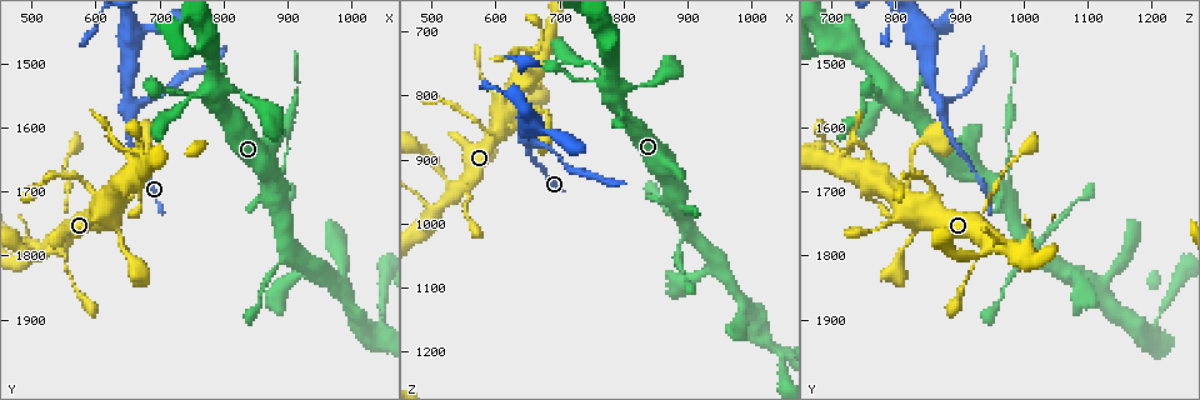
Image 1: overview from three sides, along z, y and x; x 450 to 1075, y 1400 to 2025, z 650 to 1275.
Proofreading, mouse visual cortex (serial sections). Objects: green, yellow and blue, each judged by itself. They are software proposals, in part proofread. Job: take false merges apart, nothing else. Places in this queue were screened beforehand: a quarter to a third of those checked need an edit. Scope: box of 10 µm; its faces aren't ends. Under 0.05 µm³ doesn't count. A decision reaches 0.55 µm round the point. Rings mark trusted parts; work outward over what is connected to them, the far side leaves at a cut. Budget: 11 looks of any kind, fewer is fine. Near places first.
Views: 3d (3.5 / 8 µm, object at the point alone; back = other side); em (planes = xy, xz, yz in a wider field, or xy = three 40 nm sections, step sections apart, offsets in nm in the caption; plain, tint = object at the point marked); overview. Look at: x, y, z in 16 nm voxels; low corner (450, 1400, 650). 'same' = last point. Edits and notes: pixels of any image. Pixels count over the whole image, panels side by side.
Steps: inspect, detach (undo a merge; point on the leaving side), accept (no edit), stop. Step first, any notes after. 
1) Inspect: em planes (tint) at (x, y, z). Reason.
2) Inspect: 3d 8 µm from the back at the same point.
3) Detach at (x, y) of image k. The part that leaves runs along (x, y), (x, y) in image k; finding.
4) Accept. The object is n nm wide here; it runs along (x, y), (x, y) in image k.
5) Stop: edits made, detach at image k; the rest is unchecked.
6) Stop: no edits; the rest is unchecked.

Inspect: 3d 8 µm at (785, 1535, 785). Four or more arms meet.

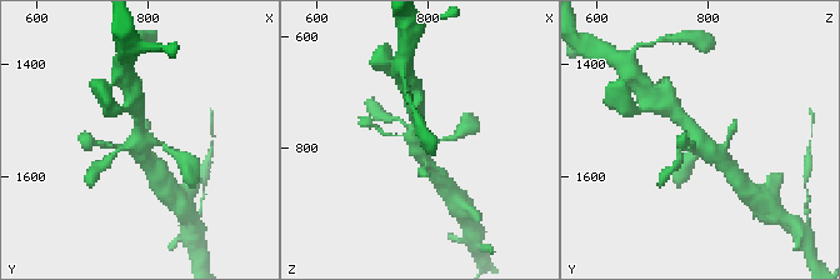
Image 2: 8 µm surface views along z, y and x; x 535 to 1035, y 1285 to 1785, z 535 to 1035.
Inspect: em planes (tint) at the same point.

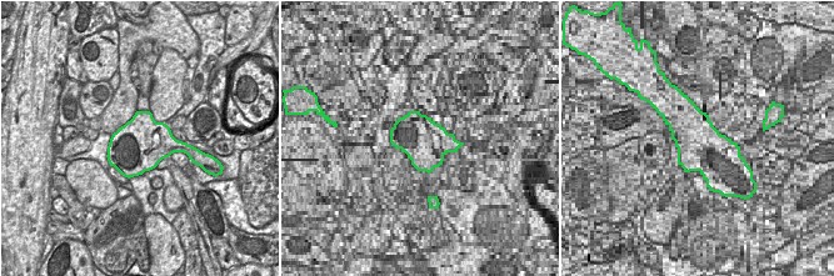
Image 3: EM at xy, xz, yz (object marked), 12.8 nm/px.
Accept. It runs along (728, 168), (679, 116) in image 2; all the same cell.

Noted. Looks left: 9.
Inspect: 3d 3.5 µm at (655, 1575, 875). Side arm on a straight run.

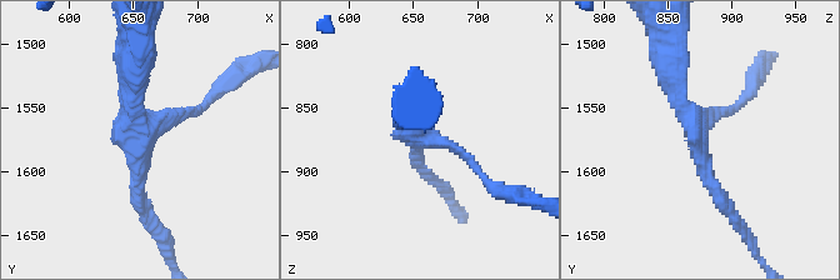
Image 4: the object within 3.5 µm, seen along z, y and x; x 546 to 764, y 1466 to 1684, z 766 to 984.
Inspect: em xy step 3 (tint) at (656, 1572, 874). 3 arms meet here; the arms are 100, 200, 250 nm wide; need the tissue.

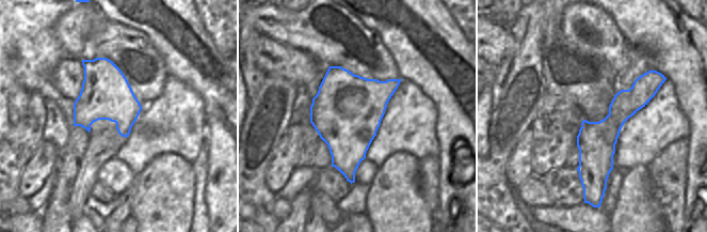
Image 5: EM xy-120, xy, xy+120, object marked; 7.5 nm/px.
Detach at (743, 100) of image 4. The part that leaves runs along (714, 118), (740, 101), (765, 60) in image 4; a second cell is stuck on.

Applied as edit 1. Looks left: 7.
Inspect: overview.

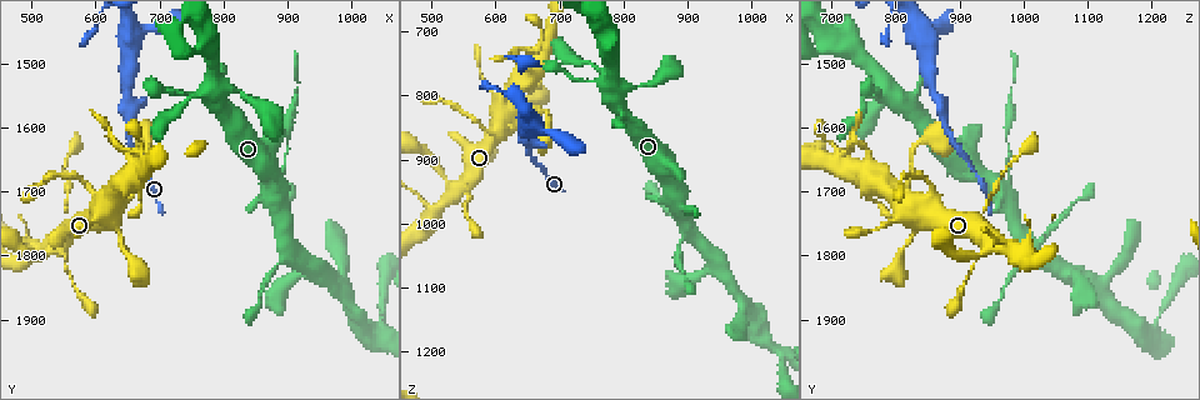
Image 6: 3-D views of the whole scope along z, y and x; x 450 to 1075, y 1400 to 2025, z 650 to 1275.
Inspect: 3d 3.5 µm at (890, 1690, 975).

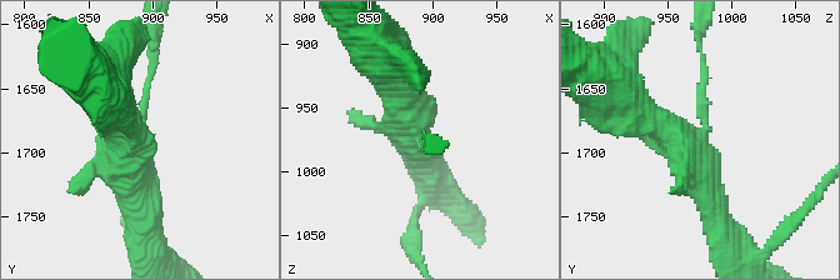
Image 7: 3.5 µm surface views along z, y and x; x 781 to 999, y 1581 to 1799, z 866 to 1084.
Inspect: em xy step 5 (tint) at (890, 1688, 974). Need the tissue.

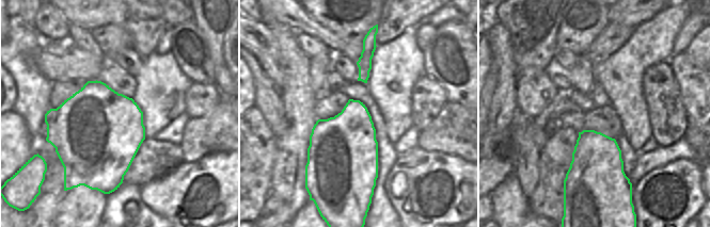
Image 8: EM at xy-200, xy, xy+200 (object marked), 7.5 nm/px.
Accept. The object is 460 nm wide here; it runs along (630, 96), (695, 161), (718, 224) in image 7; all the same cell.

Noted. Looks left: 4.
Inspect: 3d 8 µm at (550, 1715, 945). Narrows sharply.

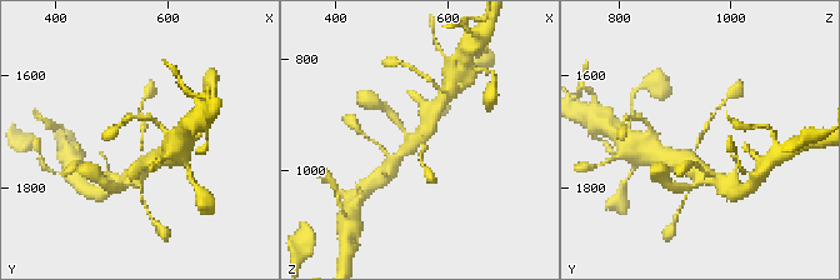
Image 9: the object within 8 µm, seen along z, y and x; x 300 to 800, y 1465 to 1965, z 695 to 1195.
Inspect: em xy step 2 (tint) at the same point. The arms are 150, 500 nm wide; need the tissue.

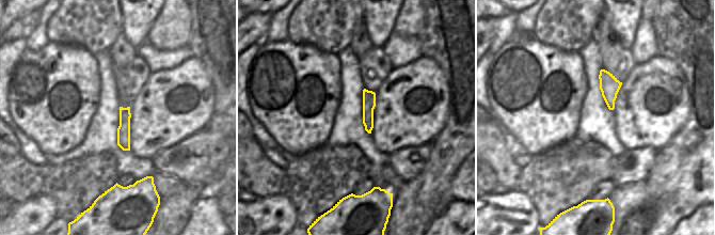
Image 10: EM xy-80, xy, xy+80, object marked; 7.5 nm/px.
Accept. Continuous, no second cell.

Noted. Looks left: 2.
Stop: edits made, detach at image 4; the rest is unchecked.

